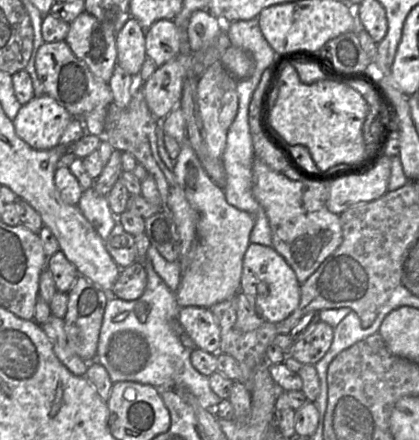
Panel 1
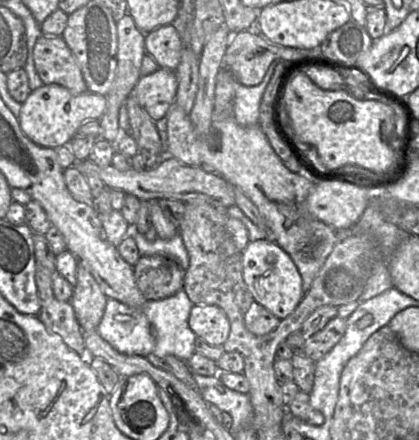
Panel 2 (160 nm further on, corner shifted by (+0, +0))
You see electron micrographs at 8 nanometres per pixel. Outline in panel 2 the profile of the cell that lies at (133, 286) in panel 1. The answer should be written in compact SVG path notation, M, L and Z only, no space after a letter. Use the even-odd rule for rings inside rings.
M141 256L133 270L137 287L147 301L164 299L183 289L185 270L168 256Z

